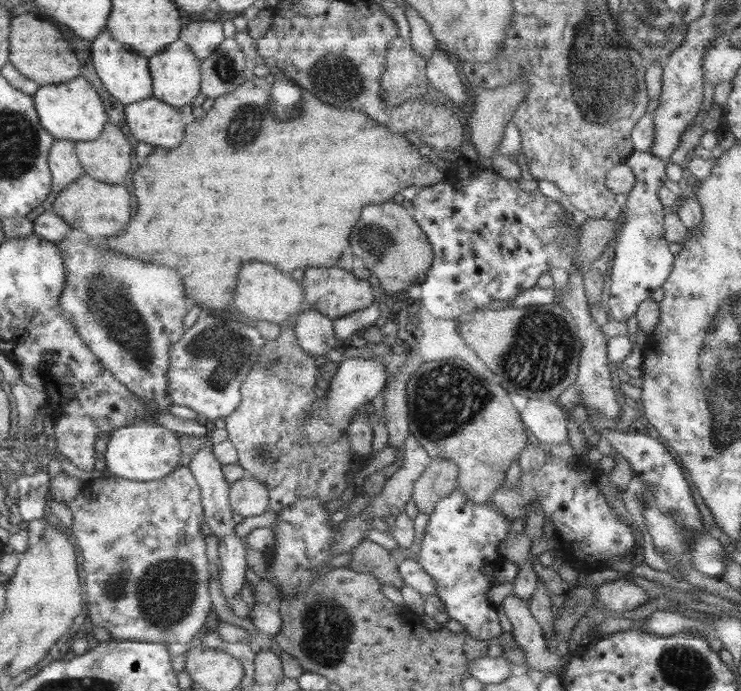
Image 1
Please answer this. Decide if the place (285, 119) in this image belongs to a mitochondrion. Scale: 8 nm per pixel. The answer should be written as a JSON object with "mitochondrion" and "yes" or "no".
{"mitochondrion":"yes"}

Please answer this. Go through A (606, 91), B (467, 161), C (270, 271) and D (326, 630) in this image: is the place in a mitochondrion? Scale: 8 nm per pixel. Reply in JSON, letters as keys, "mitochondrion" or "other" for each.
{"A":"mitochondrion","B":"other","C":"other","D":"mitochondrion"}

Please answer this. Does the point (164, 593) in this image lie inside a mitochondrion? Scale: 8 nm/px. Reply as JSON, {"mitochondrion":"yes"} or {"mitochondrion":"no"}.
{"mitochondrion":"yes"}

